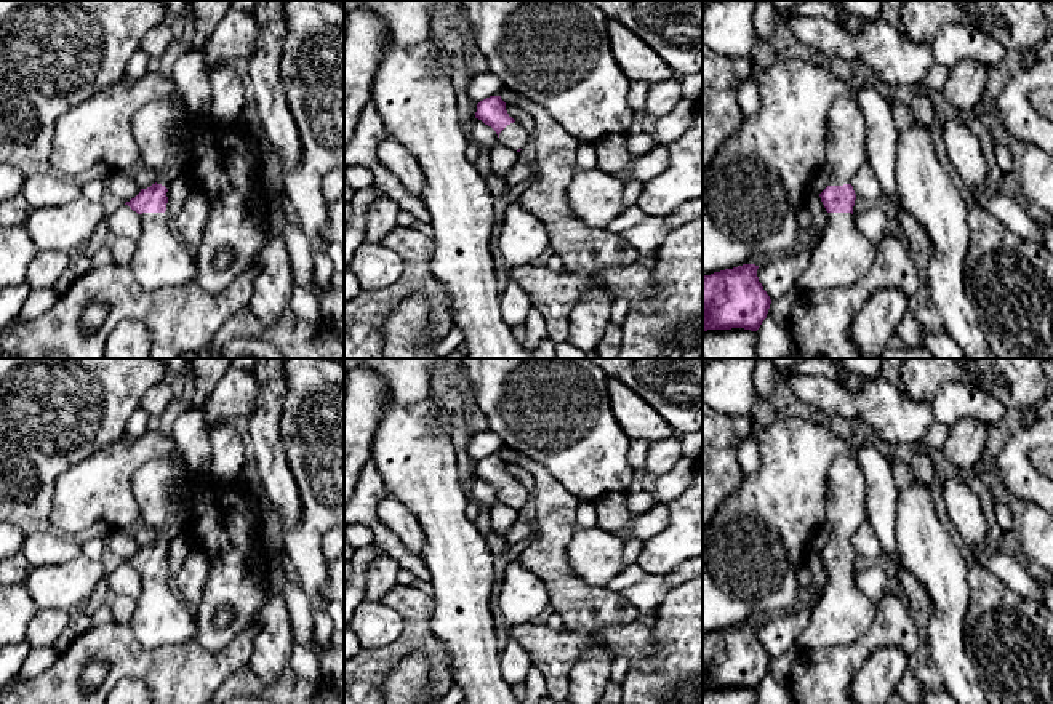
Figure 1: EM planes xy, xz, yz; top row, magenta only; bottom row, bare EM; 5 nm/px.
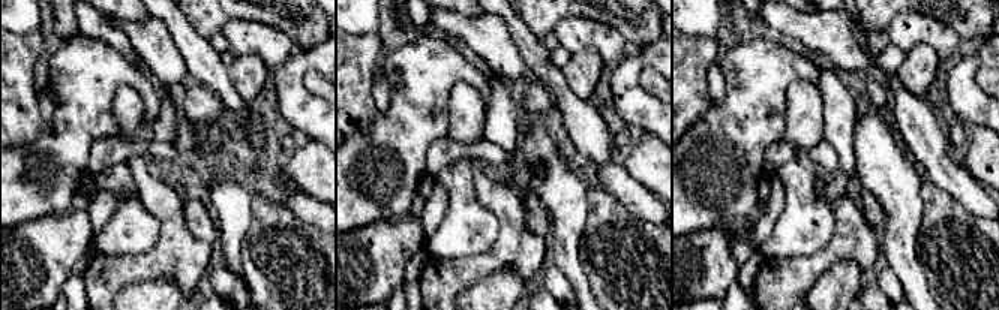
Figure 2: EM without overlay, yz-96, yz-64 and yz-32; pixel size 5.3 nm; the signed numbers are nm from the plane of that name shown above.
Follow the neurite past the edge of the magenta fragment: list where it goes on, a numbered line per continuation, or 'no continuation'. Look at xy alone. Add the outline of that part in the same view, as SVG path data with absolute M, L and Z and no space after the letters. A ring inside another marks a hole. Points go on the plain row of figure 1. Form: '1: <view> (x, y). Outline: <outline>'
1: xy (160, 618). Outline: M168 568L142 571L142 590L130 627L144 648L179 645L197 635L195 611L178 595Z

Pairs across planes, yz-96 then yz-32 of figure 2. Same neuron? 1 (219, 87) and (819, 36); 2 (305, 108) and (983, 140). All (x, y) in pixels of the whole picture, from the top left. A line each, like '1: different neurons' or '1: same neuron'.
1: different neurons
2: different neurons

